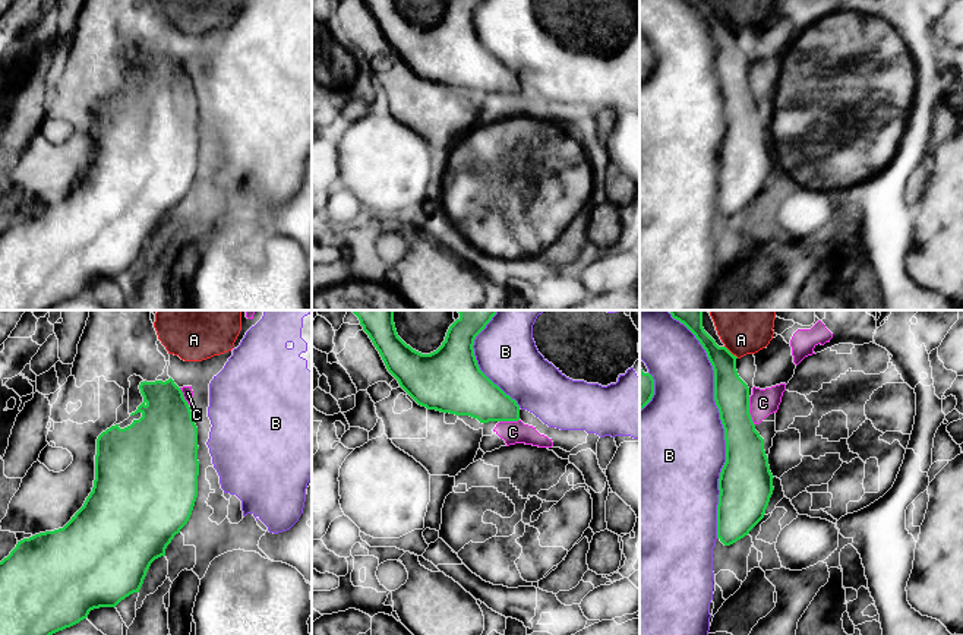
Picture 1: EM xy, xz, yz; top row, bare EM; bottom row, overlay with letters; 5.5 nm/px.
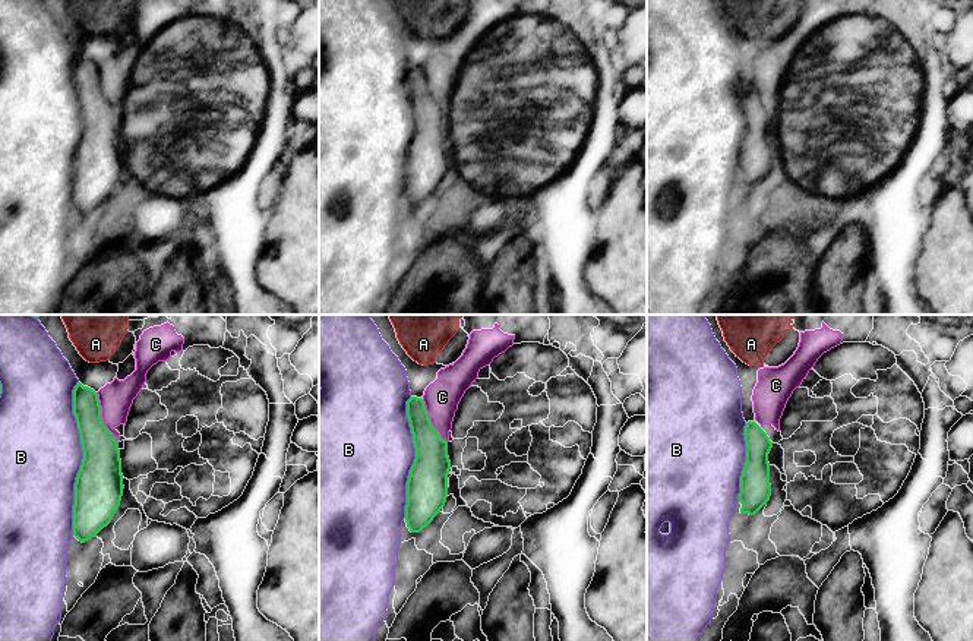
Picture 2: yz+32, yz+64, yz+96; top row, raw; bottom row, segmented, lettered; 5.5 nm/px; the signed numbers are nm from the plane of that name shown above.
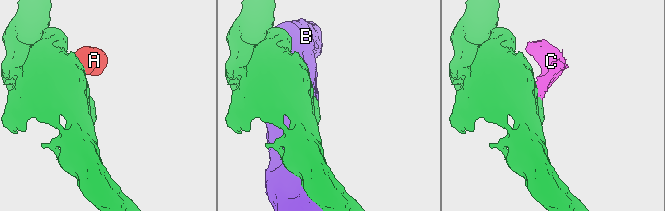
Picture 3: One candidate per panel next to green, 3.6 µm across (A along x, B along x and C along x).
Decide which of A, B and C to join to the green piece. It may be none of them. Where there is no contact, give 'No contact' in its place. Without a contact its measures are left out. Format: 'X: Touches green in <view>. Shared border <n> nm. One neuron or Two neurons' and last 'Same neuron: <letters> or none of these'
A: Touches green in yz. Shared border 100 nm. Two neurons
B: Touches green in yz. Shared border 1250 nm. Two neurons
C: Touches green in yz. Shared border 160 nm. Two neurons
Same neuron: none of these

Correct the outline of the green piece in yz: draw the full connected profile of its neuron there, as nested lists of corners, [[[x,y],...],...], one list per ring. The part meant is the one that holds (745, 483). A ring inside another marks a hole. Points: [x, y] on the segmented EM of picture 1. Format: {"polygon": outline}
{"polygon": [[[670,310],[673,319],[683,323],[700,341],[714,370],[714,401],[720,413],[726,440],[726,462],[719,478],[717,538],[730,546],[749,534],[764,518],[773,495],[773,474],[764,451],[764,439],[755,430],[749,414],[749,388],[739,377],[736,356],[719,347],[702,328],[702,310]]]}

